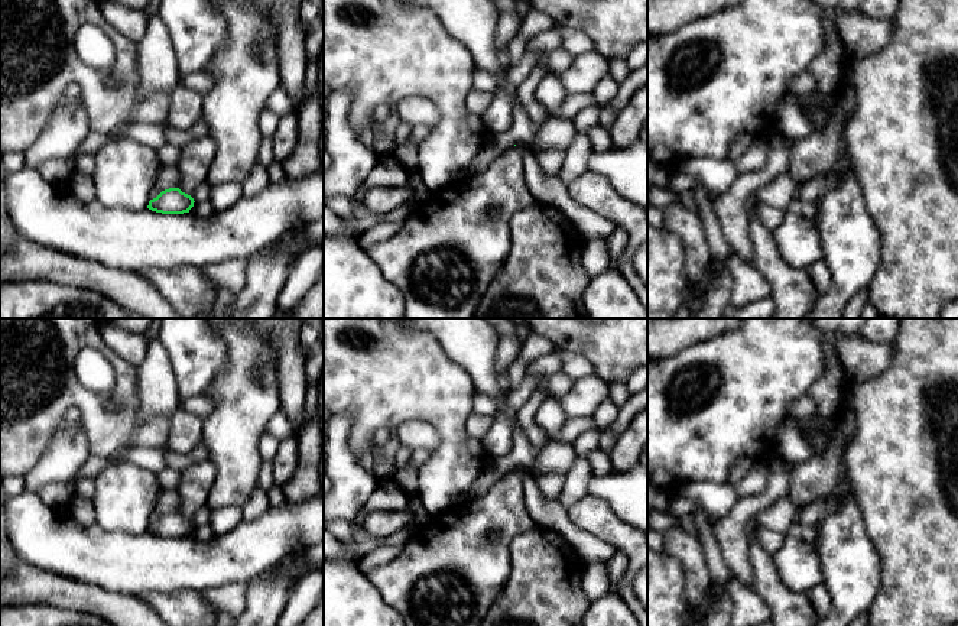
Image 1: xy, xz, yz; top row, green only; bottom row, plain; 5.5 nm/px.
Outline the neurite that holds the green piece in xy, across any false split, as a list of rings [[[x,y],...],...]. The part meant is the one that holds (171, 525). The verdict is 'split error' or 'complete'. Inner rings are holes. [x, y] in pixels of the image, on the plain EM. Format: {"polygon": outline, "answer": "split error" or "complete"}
{"polygon": [[[207,503],[194,516],[188,519],[179,512],[162,515],[156,522],[149,525],[147,532],[162,538],[184,538],[189,536],[195,526],[208,526],[212,506]]], "answer": "split error"}

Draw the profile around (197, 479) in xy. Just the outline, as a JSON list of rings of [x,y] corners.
[[[208,460],[189,464],[181,473],[181,481],[176,489],[179,496],[179,512],[194,522],[195,513],[208,502],[210,490],[215,481],[215,466]]]

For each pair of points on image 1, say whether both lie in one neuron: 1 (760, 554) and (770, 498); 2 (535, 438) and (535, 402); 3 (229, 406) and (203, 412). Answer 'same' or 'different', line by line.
1: different
2: same
3: different

